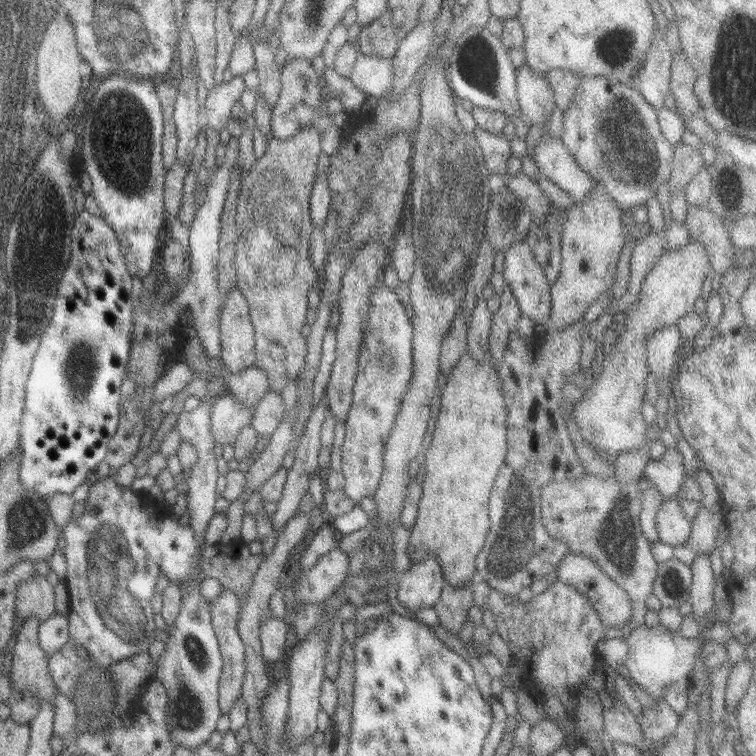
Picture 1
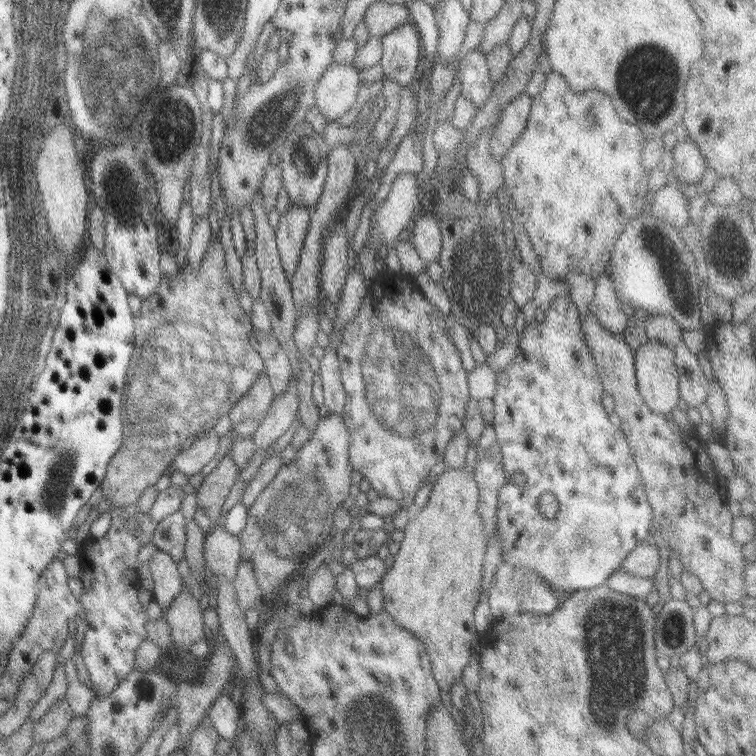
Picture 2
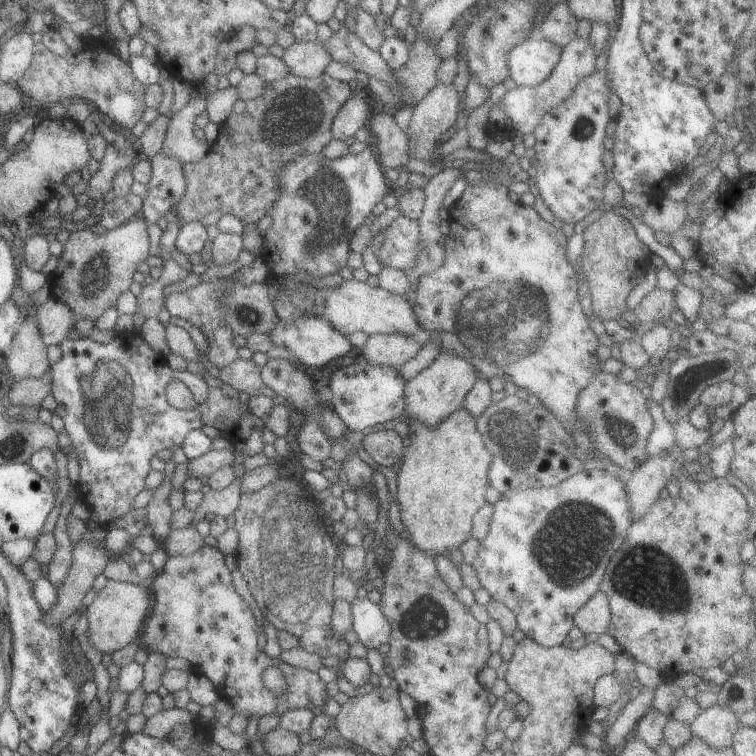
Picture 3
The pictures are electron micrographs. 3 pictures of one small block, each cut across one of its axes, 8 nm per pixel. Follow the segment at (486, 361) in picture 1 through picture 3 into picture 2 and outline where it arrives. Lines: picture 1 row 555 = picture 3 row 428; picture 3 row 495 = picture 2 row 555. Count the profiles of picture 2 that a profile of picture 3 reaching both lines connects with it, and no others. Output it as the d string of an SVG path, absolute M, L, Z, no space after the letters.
M465 467L444 470L435 478L425 504L412 510L399 542L393 564L386 568L380 584L382 608L403 629L415 635L429 659L431 675L440 691L448 693L455 682L460 682L463 667L471 656L471 640L477 636L473 628L473 611L480 598L481 570L488 536L477 513L478 490L472 472Z

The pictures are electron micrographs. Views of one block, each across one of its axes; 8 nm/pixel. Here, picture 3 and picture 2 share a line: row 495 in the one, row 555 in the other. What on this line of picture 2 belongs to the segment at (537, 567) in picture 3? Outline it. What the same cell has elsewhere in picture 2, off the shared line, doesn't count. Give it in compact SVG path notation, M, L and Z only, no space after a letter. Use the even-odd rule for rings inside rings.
M561 294L551 299L549 306L544 308L544 318L533 324L525 325L521 337L518 338L517 354L515 358L504 368L497 371L496 392L493 394L493 422L492 430L502 457L502 468L508 476L508 482L501 485L497 492L496 526L498 528L499 545L501 546L501 559L505 563L523 567L533 575L539 575L553 593L560 598L566 594L585 589L603 589L604 582L615 569L619 569L621 561L636 546L637 543L648 540L650 536L650 524L652 512L643 492L643 485L633 463L626 439L623 434L610 424L606 410L602 408L600 397L604 395L602 382L597 368L586 346L585 338L578 319L579 313L567 294ZM513 474L521 474L523 482L512 484L509 477ZM550 492L558 502L557 511L553 518L546 518L539 512L538 500L541 494Z

